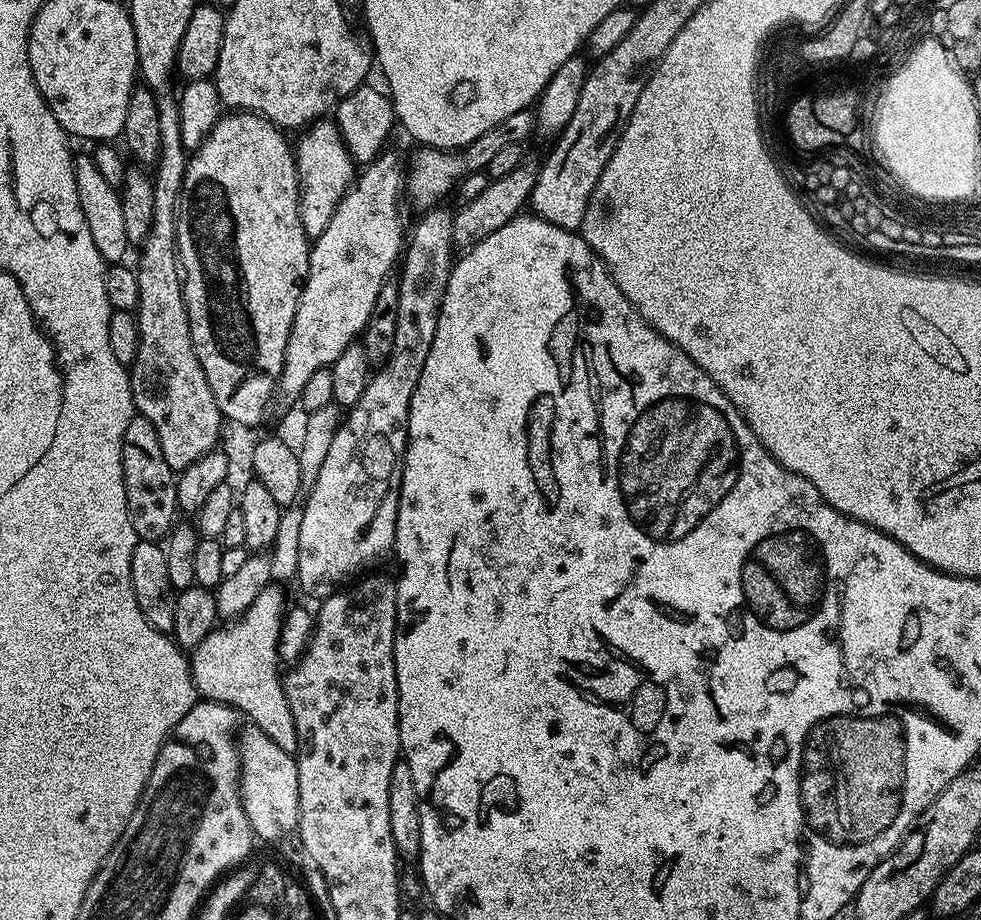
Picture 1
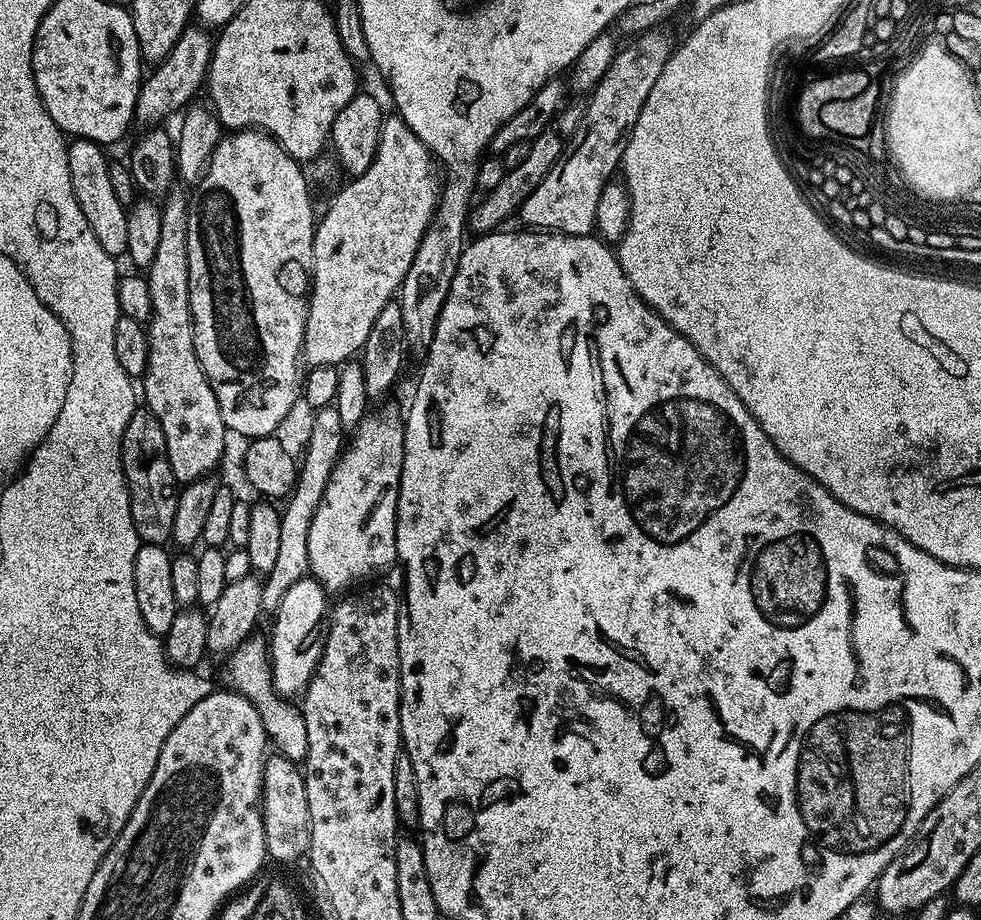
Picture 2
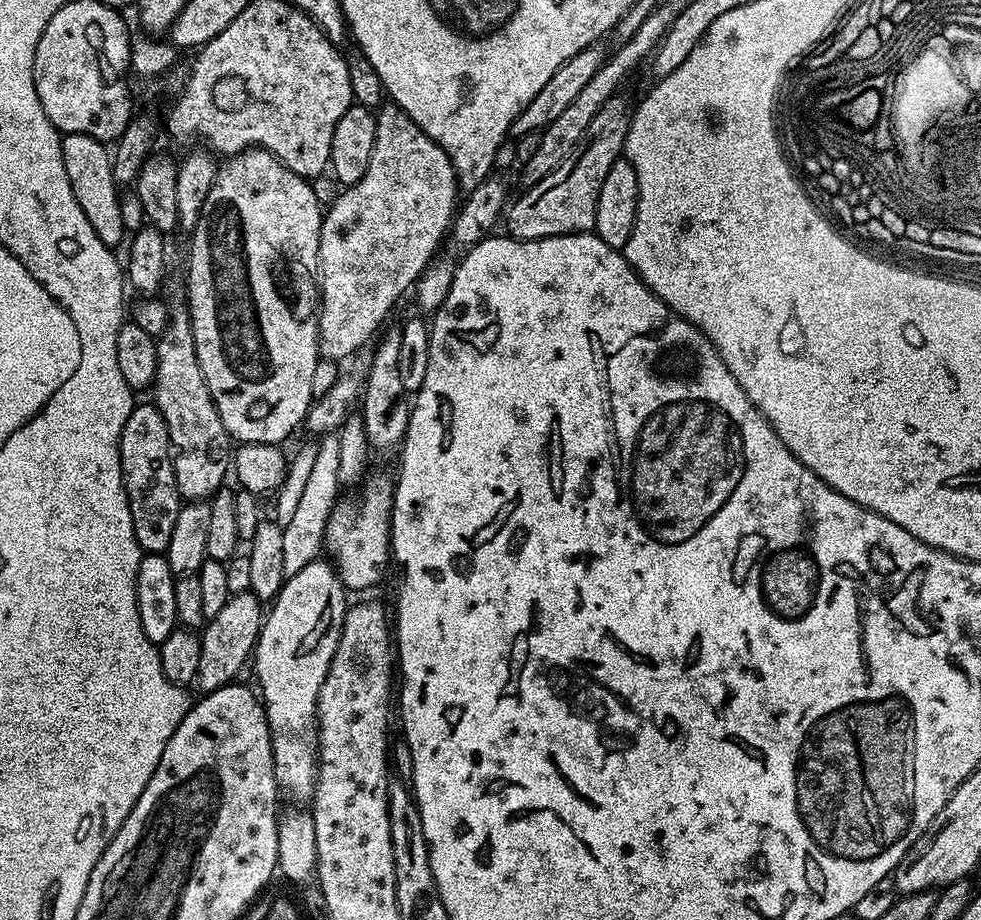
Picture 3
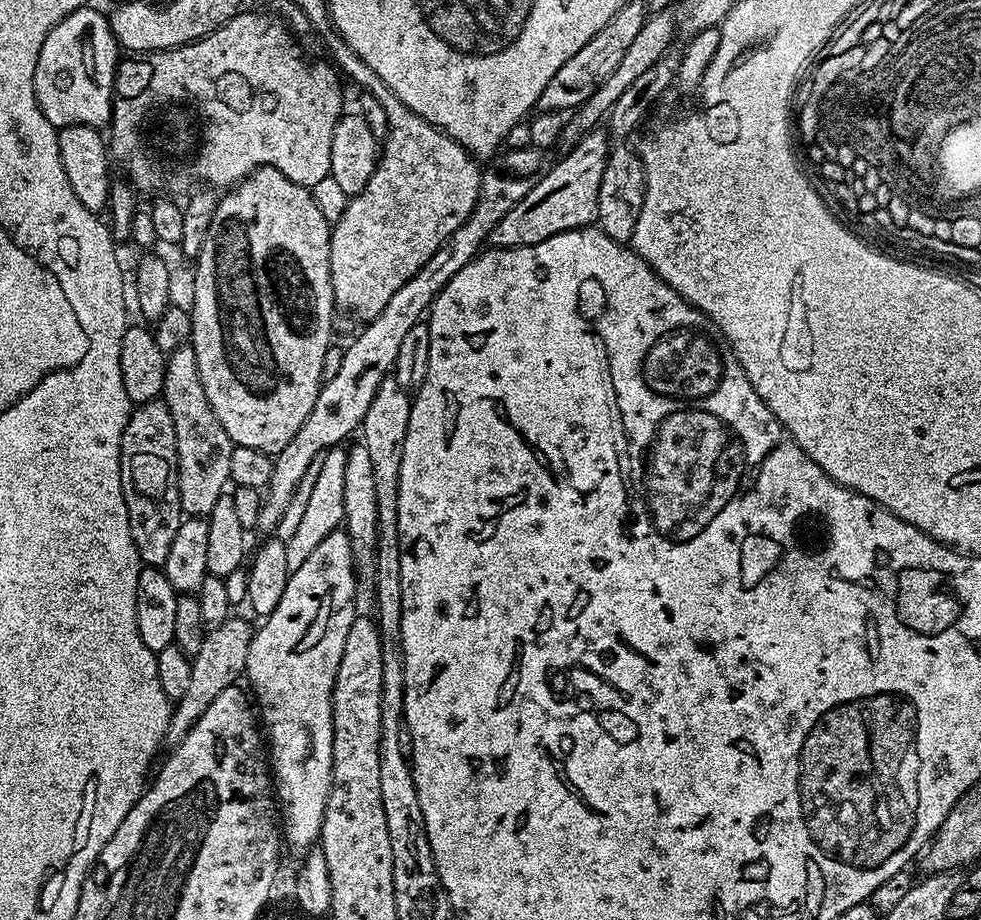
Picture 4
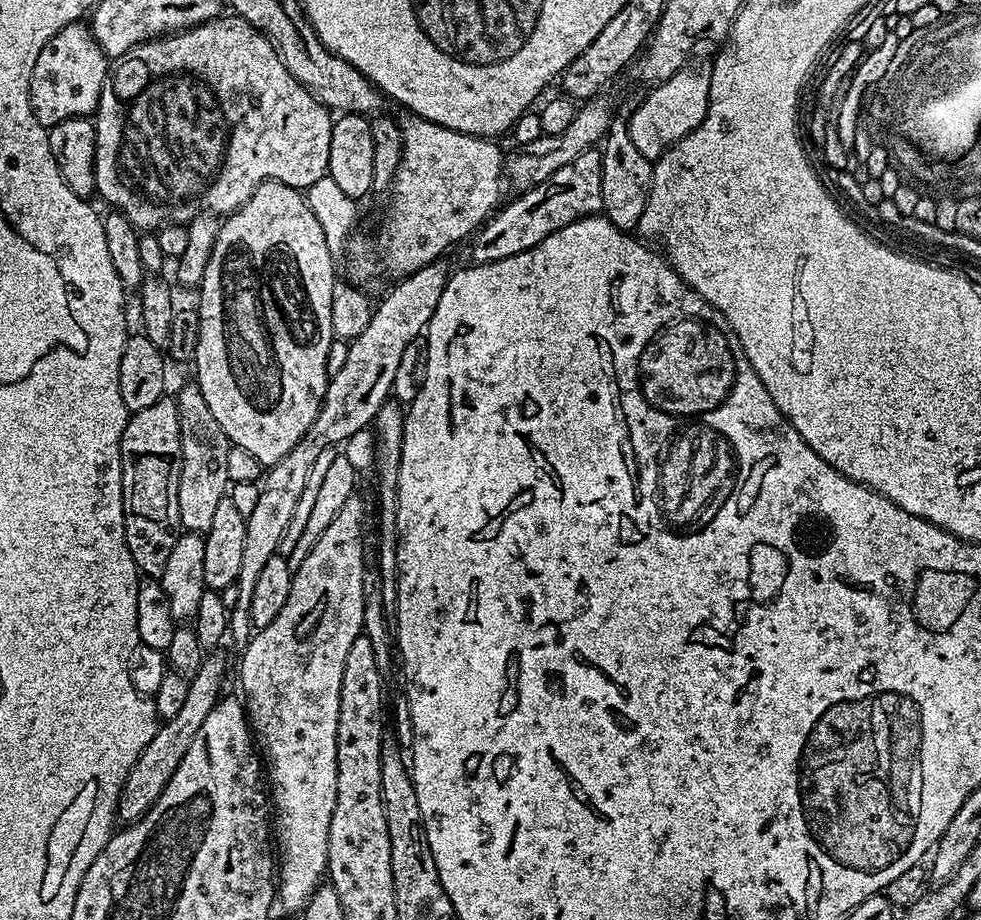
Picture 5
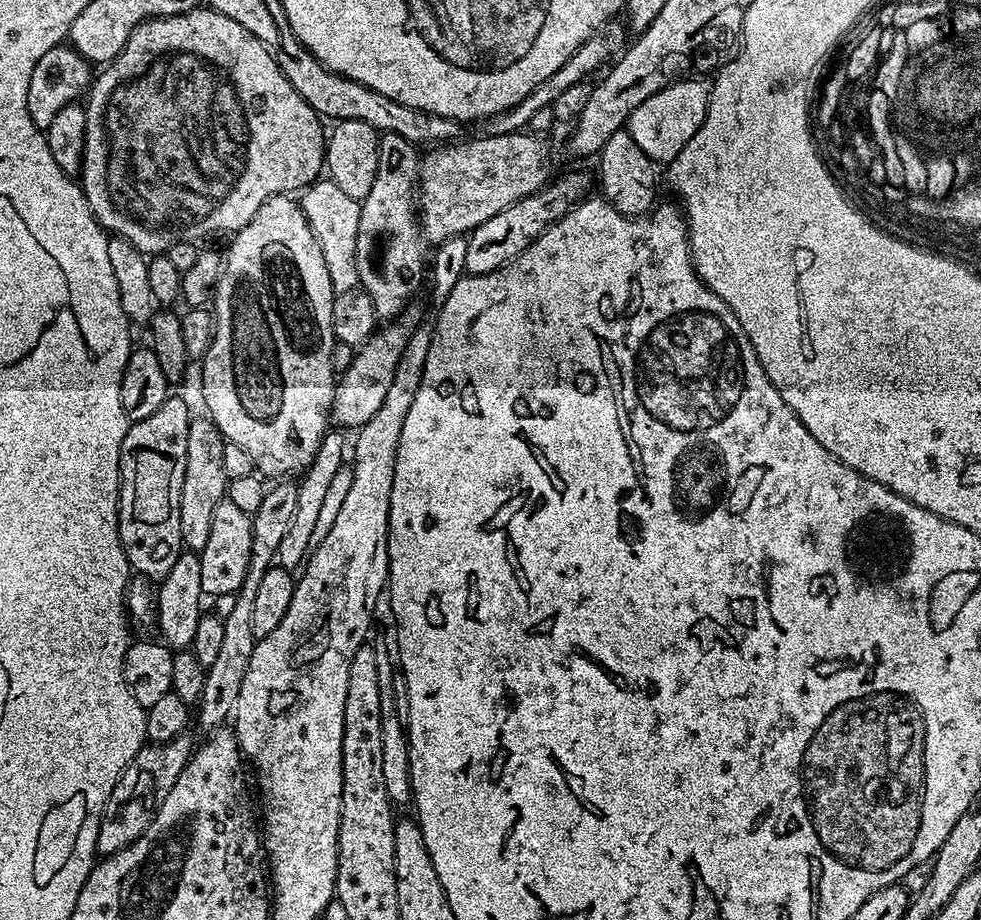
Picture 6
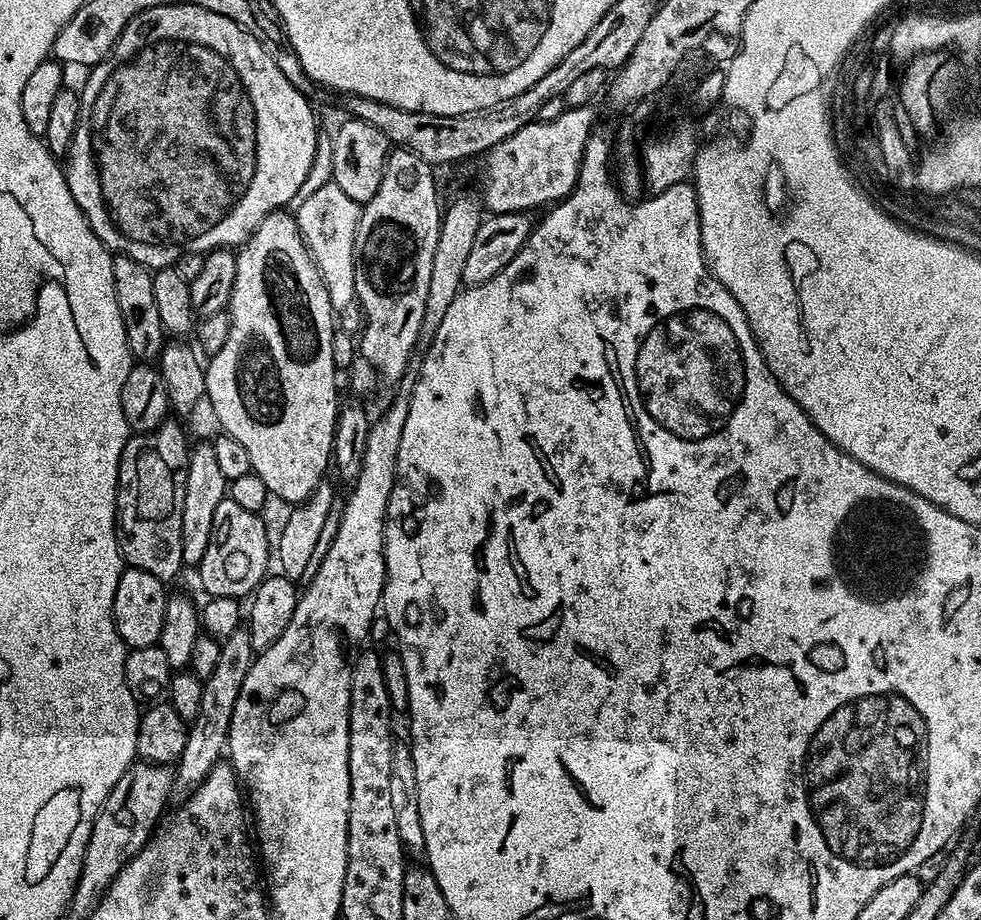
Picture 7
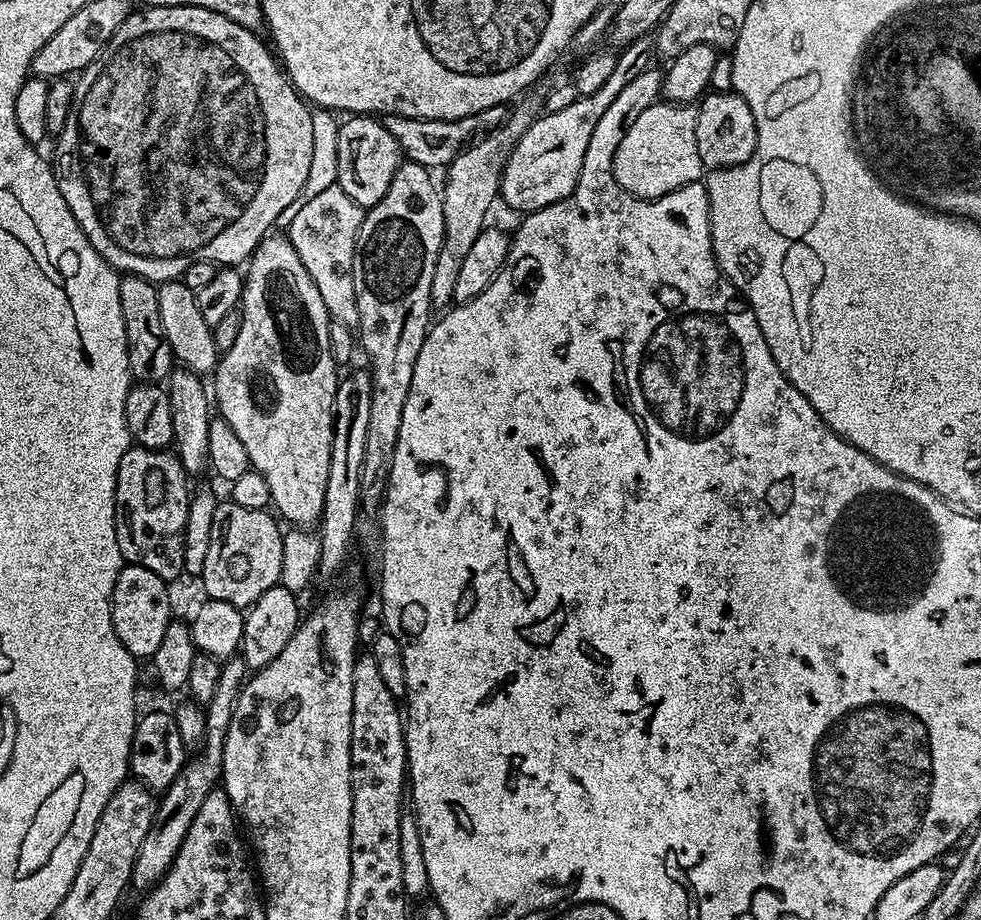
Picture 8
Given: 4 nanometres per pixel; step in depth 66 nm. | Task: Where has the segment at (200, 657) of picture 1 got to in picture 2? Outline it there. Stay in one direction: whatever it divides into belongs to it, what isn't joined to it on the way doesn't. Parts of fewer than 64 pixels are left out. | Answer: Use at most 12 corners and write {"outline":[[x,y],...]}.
{"outline":[[269,641],[228,653],[227,687],[258,710],[271,747],[308,753],[304,714],[276,693]]}

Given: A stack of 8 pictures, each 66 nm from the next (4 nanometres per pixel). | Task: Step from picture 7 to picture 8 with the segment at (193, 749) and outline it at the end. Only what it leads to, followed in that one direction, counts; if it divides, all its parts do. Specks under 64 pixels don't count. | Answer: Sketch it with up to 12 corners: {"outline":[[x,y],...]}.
{"outline":[[223,661],[206,734],[159,797],[131,887],[155,888],[221,783],[226,730],[250,669]]}

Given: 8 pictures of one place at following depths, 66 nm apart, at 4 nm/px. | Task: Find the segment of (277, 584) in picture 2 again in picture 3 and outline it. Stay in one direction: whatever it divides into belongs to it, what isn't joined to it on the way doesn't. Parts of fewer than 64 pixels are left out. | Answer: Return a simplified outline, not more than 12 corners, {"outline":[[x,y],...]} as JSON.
{"outline":[[339,438],[318,443],[296,513],[283,528],[282,570],[321,555],[342,487]]}

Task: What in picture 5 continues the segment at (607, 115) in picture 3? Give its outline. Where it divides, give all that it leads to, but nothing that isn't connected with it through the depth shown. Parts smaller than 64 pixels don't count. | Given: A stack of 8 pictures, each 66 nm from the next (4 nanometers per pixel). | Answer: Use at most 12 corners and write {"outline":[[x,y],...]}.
{"outline":[[596,150],[505,203],[471,237],[489,264],[603,206]]}

